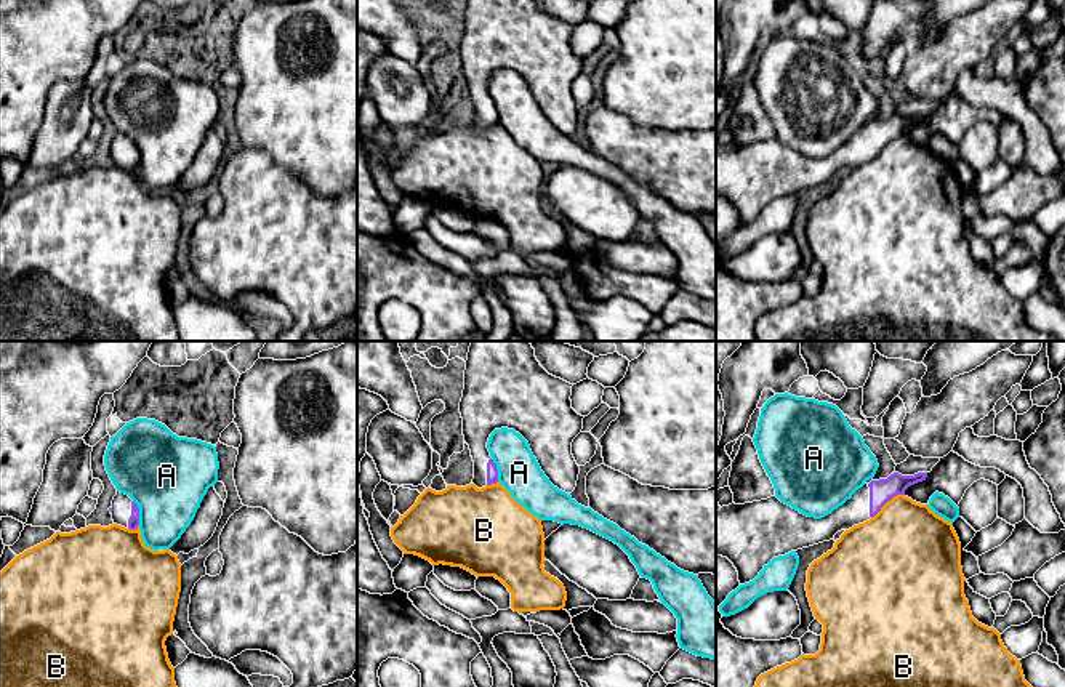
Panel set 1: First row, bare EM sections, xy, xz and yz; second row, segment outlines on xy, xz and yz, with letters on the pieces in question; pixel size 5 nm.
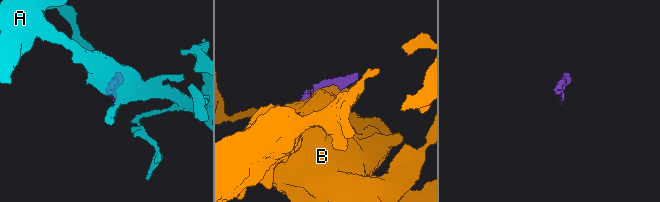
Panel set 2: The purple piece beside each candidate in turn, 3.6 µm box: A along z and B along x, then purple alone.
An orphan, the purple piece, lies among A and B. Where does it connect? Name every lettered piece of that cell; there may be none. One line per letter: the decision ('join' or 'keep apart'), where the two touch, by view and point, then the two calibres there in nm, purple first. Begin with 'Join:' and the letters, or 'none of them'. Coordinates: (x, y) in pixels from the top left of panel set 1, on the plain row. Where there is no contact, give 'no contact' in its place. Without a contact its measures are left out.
Join: none of them
A: keep apart; contact xy (138, 154); calibres 60 and 420 nm
B: keep apart; contact yz (888, 141); calibres 120 and 440 nm

